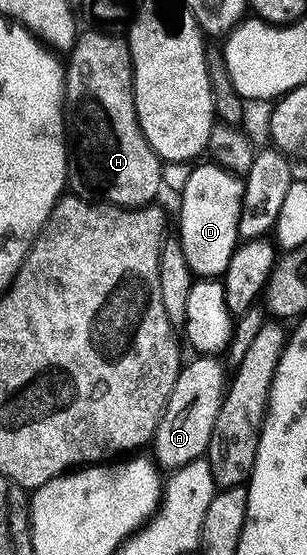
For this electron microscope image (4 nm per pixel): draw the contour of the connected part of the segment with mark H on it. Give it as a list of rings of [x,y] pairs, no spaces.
[[[83,33],[75,39],[75,46],[69,50],[68,61],[65,61],[65,80],[63,83],[63,99],[65,102],[65,136],[67,138],[67,185],[76,197],[83,197],[86,201],[116,205],[122,209],[140,209],[142,205],[152,204],[156,200],[159,188],[163,185],[164,162],[160,161],[153,147],[145,139],[139,126],[137,111],[135,110],[135,75],[131,71],[131,53],[127,49],[126,40],[122,36],[114,37],[111,33]]]

